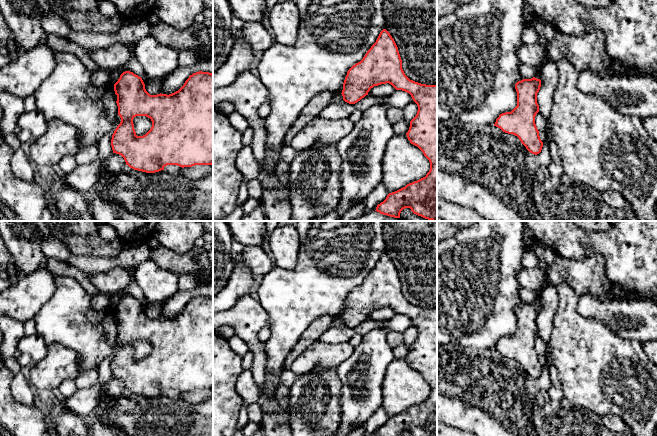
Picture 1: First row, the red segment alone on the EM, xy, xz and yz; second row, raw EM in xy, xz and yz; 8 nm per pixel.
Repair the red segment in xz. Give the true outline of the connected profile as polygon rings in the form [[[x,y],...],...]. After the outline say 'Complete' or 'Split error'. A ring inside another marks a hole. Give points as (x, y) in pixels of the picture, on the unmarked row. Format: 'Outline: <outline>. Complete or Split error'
Outline: [[[383,253],[363,283],[348,294],[341,318],[345,326],[355,328],[368,319],[371,312],[386,307],[391,308],[396,314],[409,317],[417,328],[417,338],[410,345],[406,359],[410,367],[417,370],[429,384],[430,394],[425,401],[389,417],[386,423],[377,429],[375,435],[401,436],[405,432],[410,432],[412,436],[437,436],[437,308],[421,308],[405,299],[398,271],[390,257]]]. Complete

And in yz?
Outline: [[[535,301],[523,303],[515,308],[517,330],[511,336],[499,339],[494,350],[503,356],[513,358],[532,378],[539,378],[543,371],[539,355],[535,348],[535,340],[539,336],[537,317],[541,304]]]. Complete

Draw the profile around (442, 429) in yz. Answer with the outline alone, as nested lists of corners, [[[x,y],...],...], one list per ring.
[[[437,421],[437,436],[476,436],[468,431],[447,426],[443,422]]]

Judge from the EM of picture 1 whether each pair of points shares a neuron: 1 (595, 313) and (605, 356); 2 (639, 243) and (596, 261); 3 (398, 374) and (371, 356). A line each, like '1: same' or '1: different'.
1: different
2: different
3: different

